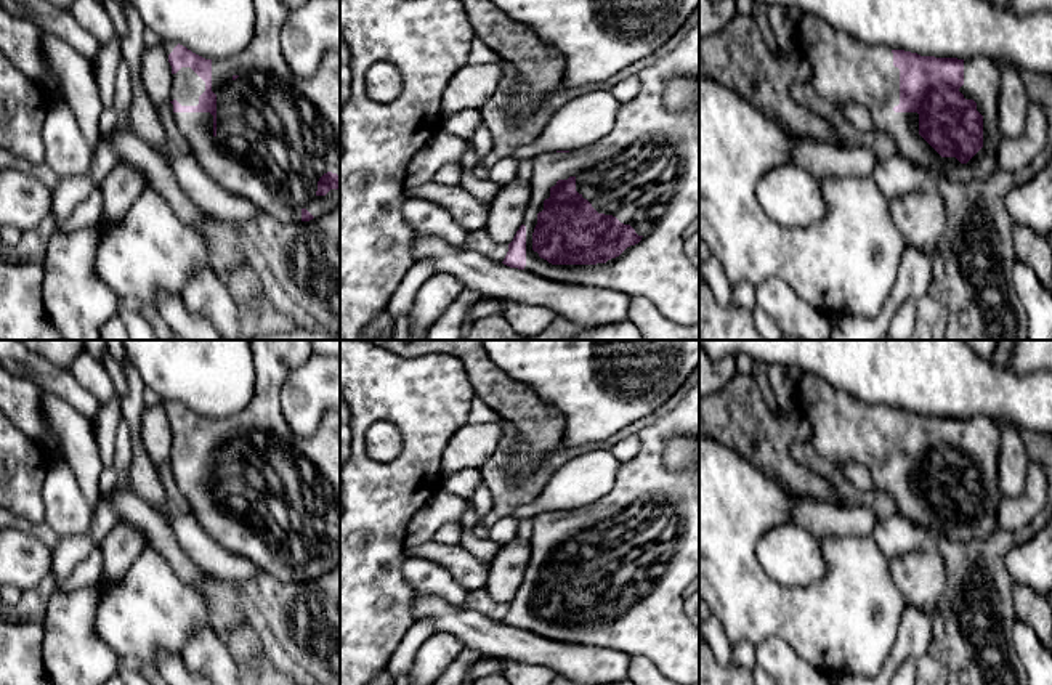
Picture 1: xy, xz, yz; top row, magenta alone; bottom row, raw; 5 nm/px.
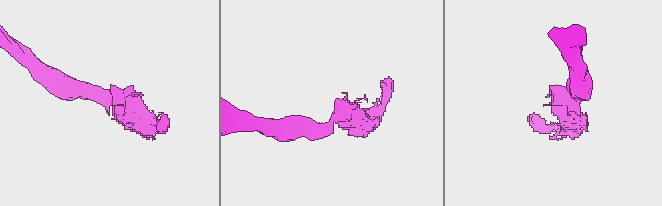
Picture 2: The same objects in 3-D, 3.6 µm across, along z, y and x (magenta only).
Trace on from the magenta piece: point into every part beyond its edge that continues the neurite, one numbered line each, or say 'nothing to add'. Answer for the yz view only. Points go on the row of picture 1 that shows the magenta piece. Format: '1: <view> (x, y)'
1: yz (844, 69)

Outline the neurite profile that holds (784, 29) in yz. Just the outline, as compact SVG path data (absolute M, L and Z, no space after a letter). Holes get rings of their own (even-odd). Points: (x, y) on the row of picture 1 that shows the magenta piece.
M768 6L768 21L779 43L779 58L786 63L787 69L791 69L797 58L795 24L781 6Z

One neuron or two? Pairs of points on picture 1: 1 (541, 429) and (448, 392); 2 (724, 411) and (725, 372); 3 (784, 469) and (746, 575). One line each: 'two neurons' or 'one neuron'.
1: two neurons
2: two neurons
3: two neurons

